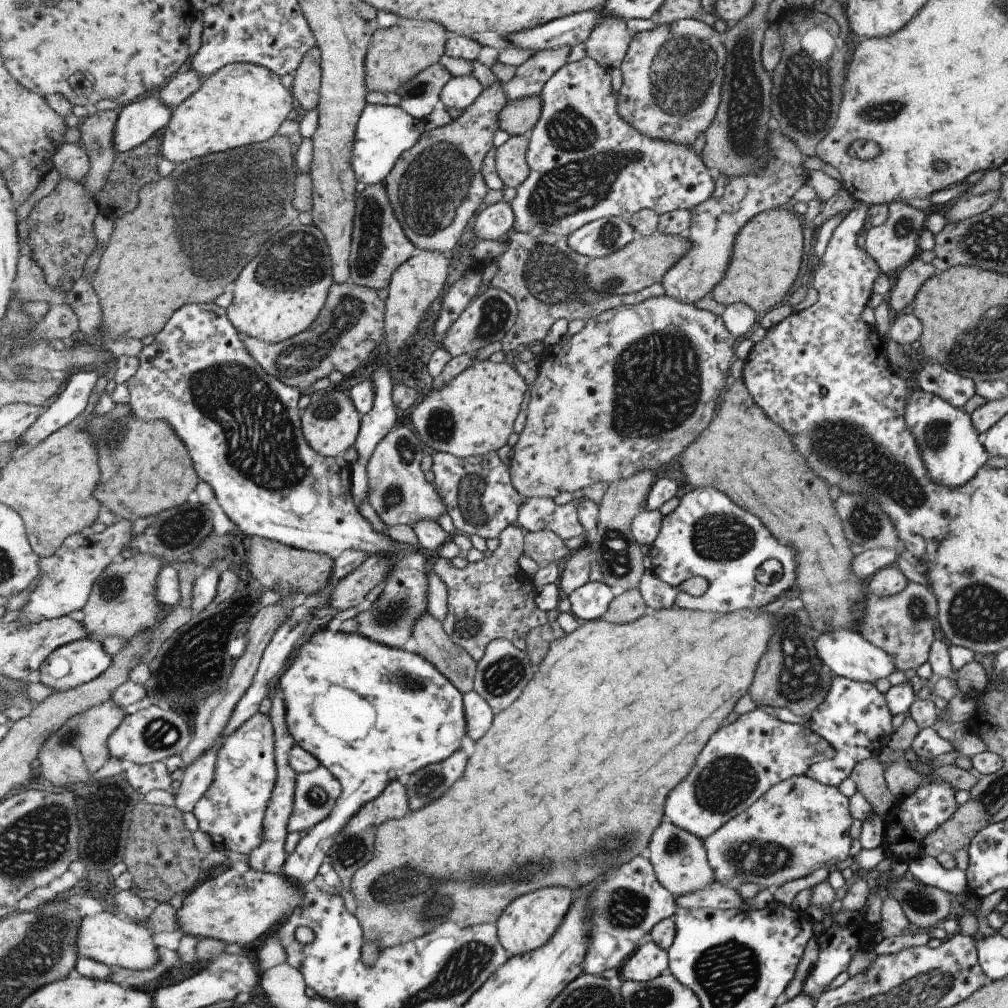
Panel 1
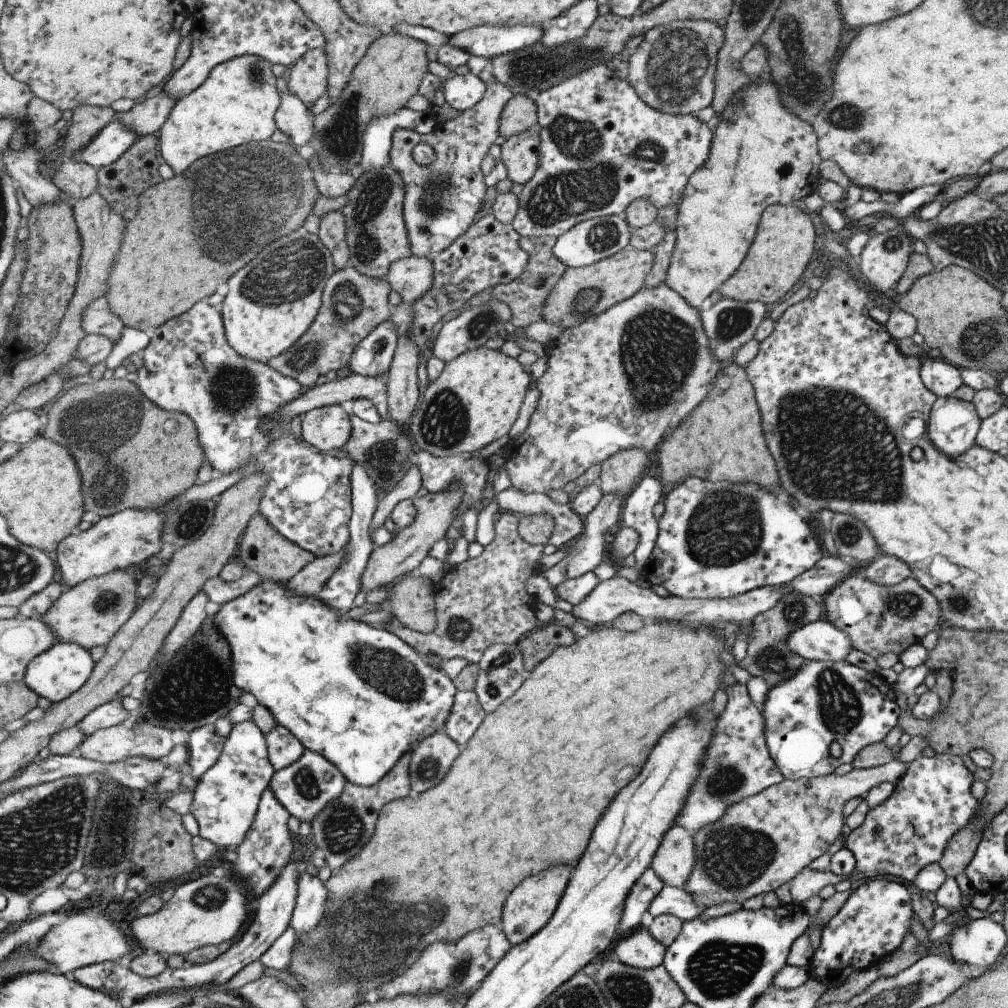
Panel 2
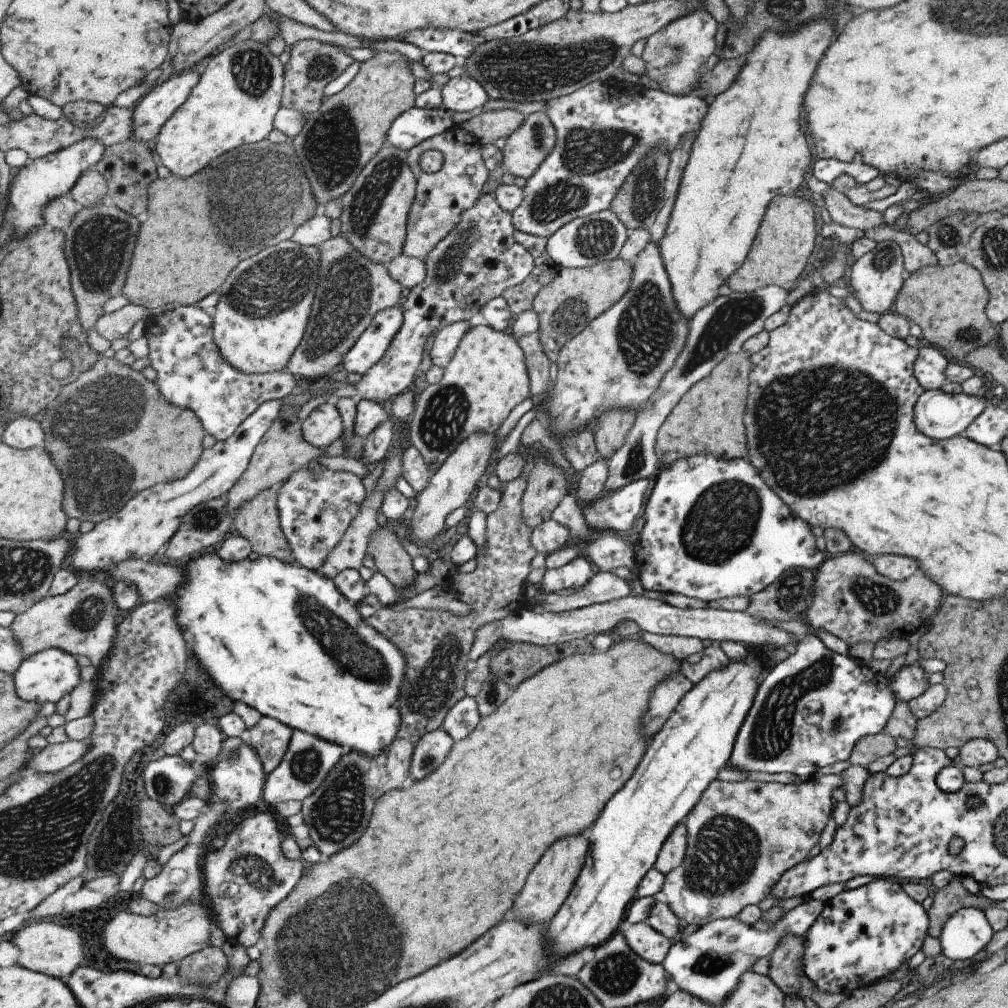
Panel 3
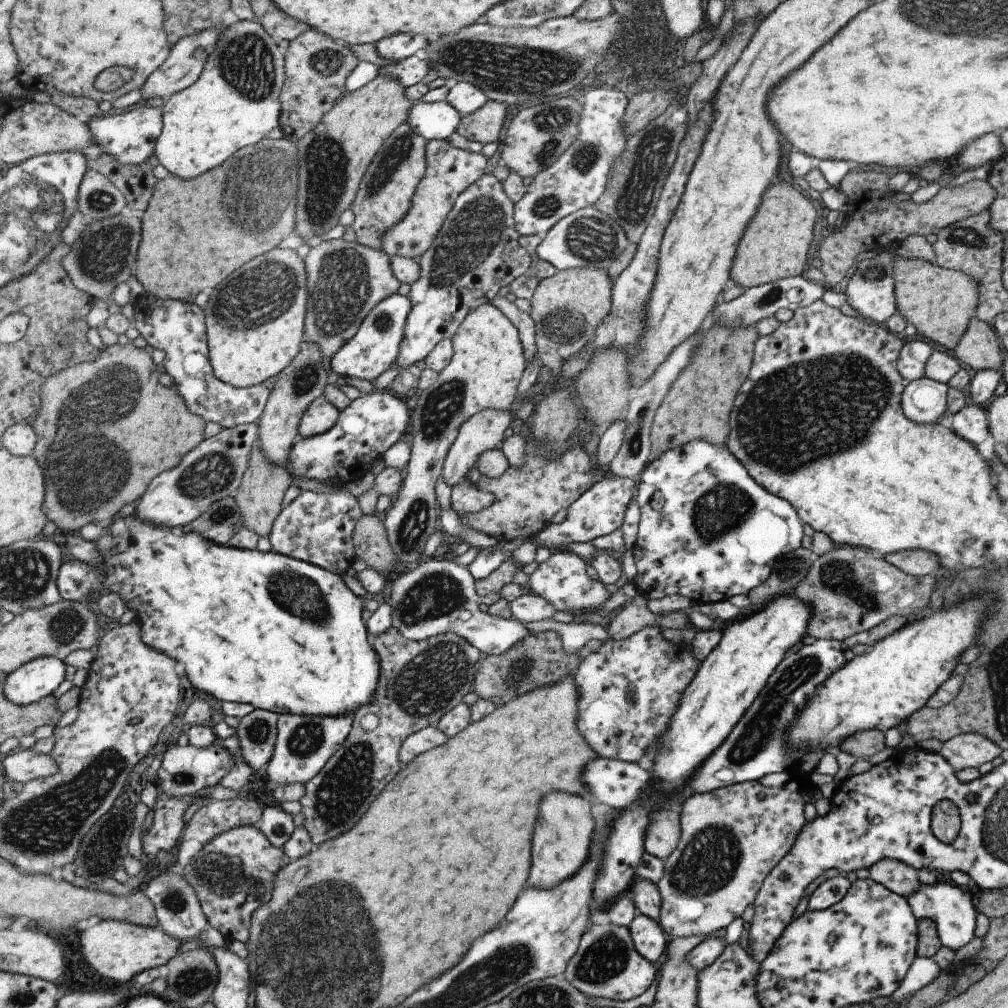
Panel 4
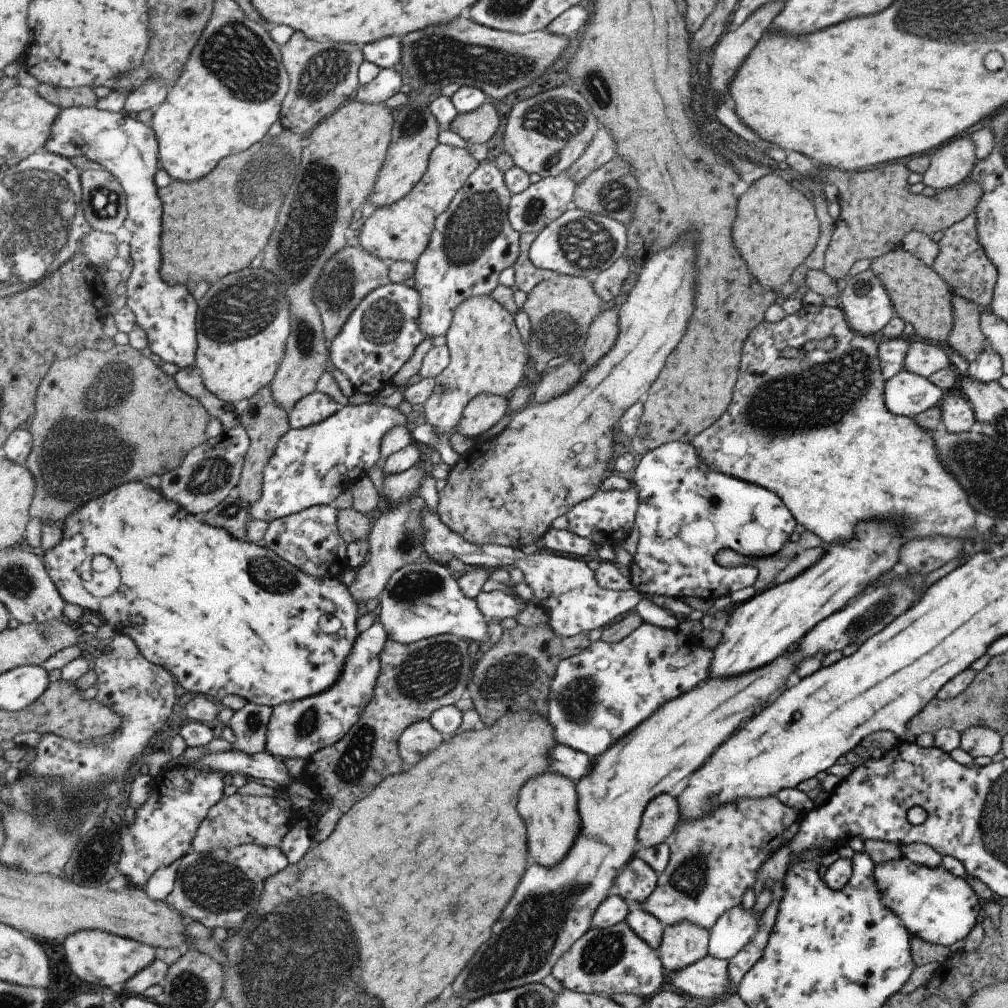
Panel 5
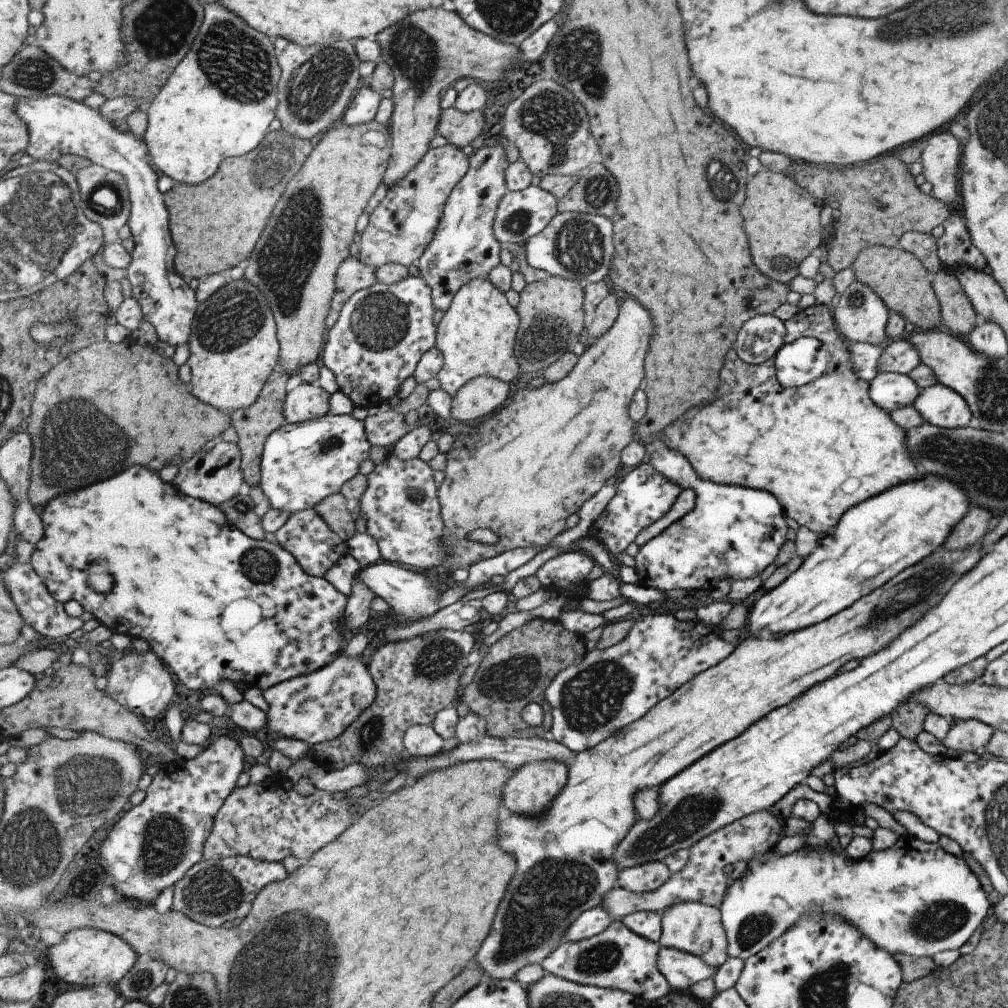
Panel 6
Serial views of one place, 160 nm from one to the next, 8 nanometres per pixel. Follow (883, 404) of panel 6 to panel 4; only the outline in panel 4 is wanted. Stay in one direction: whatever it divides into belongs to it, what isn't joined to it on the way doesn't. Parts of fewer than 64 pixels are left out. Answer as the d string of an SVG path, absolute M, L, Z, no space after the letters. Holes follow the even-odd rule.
M925 376L905 382L900 405L905 418L921 425L935 425L945 410L948 386Z

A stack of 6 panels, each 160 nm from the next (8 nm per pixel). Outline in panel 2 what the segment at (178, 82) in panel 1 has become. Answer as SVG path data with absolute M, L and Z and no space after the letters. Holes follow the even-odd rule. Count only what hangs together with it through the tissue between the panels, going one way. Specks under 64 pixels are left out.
M163 90L139 100L128 111L117 113L115 120L130 127L139 137L157 135L178 100Z

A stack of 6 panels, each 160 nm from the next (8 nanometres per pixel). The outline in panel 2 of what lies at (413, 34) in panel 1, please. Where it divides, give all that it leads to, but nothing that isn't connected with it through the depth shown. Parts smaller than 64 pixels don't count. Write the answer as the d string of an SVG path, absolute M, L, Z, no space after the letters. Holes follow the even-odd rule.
M400 34L379 37L370 46L340 97L313 118L314 137L308 144L308 152L316 155L325 173L356 173L362 164L362 152L358 149L360 138L367 127L381 117L395 114L419 93L423 78L429 72L425 48L427 43Z

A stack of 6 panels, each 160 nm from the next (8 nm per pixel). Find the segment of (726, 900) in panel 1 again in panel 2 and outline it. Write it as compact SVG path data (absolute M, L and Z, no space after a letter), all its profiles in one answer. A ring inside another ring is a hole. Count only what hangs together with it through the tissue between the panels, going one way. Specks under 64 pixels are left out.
M664 885L654 896L647 914L651 914L653 917L662 914L672 914L684 922L694 916L699 916L705 908L707 906L701 907L696 903L693 905L692 899L682 888Z

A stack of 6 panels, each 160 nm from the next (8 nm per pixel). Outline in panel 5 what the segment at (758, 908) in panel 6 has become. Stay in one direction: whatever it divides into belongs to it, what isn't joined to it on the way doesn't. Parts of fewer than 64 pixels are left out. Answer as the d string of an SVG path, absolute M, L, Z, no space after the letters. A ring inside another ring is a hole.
M901 855L897 860L876 864L873 876L877 890L882 895L882 903L908 930L910 938L919 937L927 943L955 951L977 922L975 918L980 909L977 895L965 879L953 876L940 864L928 868ZM734 906L715 921L708 932L707 956L728 961L746 945L758 931L761 911Z

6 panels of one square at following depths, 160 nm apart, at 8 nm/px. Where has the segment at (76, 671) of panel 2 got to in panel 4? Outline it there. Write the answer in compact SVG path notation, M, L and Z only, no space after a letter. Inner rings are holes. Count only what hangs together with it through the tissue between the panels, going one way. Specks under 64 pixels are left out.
M41 657L14 670L6 678L6 697L19 706L42 701L53 694L67 678L67 665L62 659Z

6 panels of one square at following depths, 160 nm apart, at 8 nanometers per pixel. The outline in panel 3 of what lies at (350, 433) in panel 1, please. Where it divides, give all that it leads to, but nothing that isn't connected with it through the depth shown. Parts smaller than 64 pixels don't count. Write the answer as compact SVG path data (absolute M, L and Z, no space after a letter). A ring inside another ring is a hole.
M331 400L311 411L310 415L302 423L303 437L311 446L319 449L327 449L342 440L346 428L343 418Z

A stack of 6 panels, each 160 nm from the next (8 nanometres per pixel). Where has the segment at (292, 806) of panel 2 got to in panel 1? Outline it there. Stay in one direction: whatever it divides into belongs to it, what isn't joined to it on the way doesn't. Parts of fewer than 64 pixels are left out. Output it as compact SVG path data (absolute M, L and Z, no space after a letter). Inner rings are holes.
M255 714L239 730L225 738L215 766L215 777L209 790L195 806L194 816L199 829L211 836L217 849L253 854L266 841L266 814L278 781L278 759L275 751L275 730L269 714ZM325 766L309 773L299 773L295 810L287 828L289 833L311 830L330 817L343 795L341 782Z

